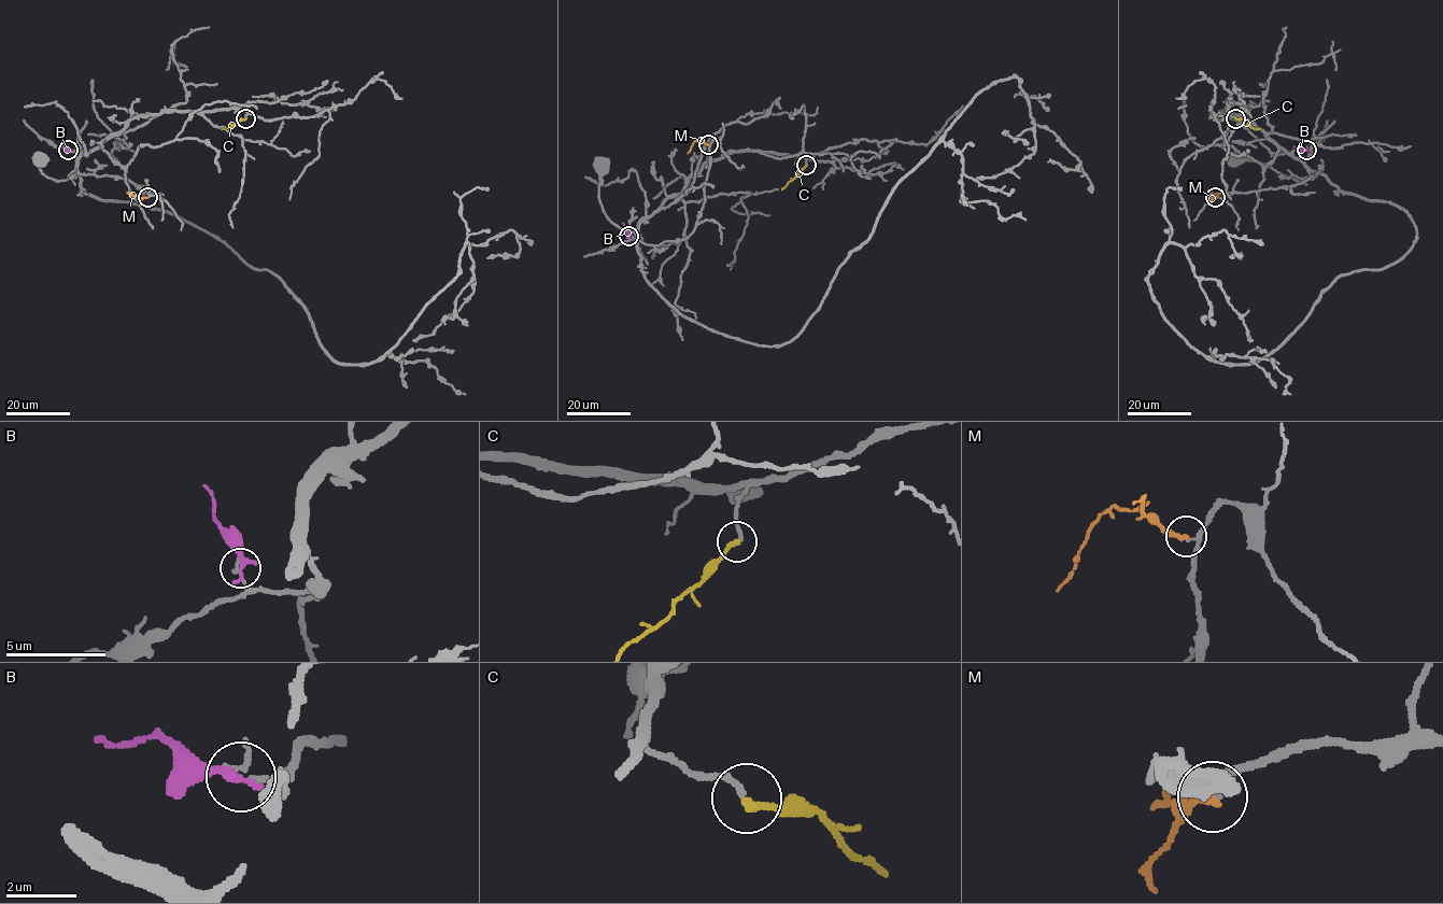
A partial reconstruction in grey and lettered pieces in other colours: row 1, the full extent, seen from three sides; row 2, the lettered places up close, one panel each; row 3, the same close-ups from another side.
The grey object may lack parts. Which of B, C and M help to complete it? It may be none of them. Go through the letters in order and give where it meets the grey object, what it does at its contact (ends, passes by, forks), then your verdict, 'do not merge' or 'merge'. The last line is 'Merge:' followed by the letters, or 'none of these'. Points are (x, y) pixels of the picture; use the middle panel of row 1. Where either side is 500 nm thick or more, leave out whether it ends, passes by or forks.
B: (628, 236) | it ends | do not merge
C: (806, 165) | it ends | merge
M: (708, 144) | it ends | do not merge
Merge: C

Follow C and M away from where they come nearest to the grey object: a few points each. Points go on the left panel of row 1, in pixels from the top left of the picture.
C: (245, 118), (226, 129), (222, 128)
M: (147, 197), (127, 192)

